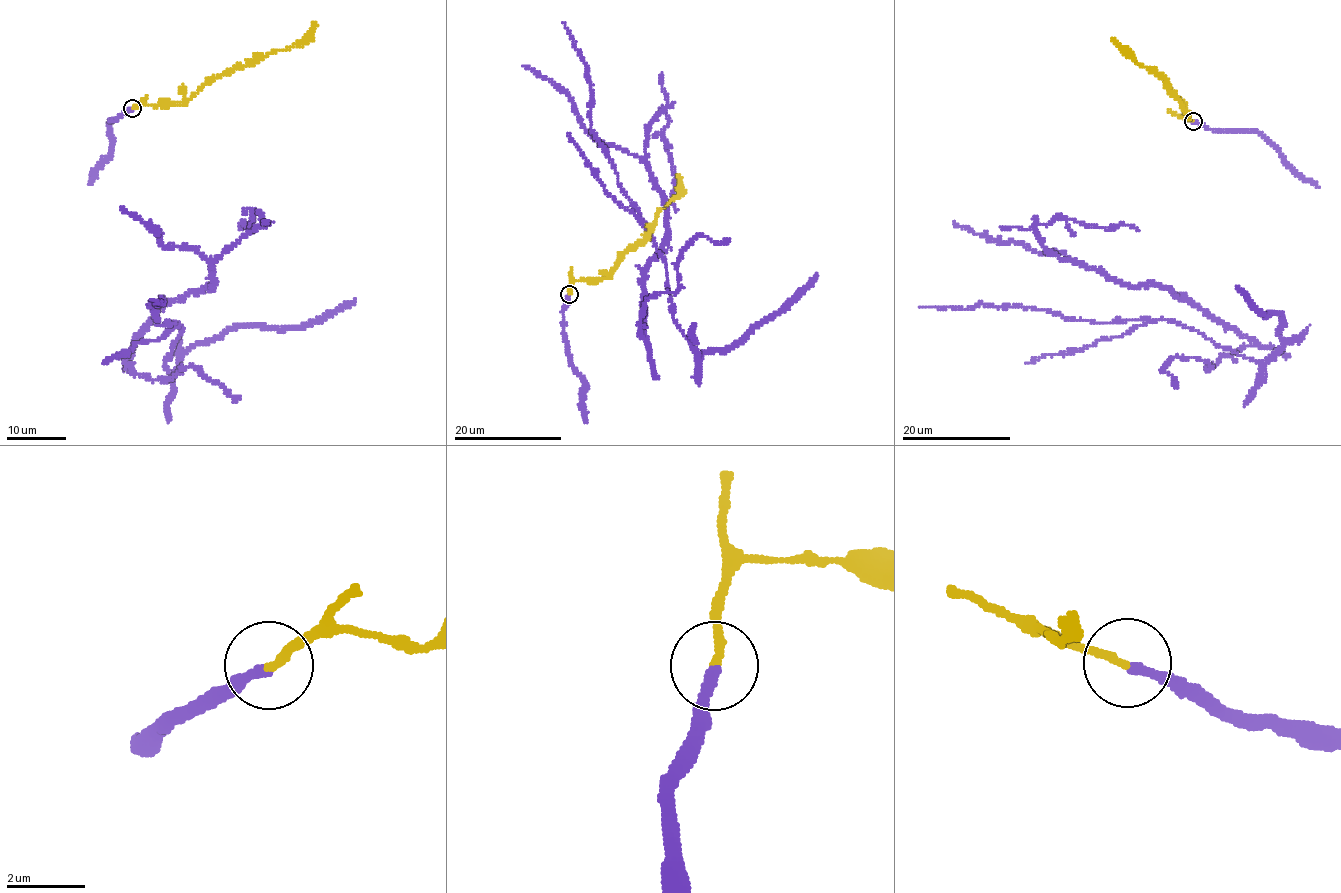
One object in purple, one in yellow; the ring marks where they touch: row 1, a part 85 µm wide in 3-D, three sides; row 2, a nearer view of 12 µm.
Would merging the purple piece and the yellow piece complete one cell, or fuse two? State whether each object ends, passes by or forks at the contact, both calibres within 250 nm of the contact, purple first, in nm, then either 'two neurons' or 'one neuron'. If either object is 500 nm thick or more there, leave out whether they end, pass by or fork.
purple ends | yellow ends | 280/200 nm | one neuron

